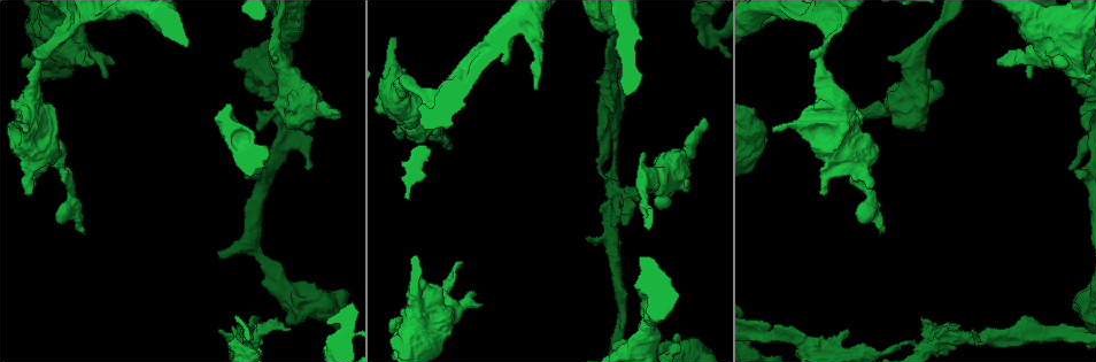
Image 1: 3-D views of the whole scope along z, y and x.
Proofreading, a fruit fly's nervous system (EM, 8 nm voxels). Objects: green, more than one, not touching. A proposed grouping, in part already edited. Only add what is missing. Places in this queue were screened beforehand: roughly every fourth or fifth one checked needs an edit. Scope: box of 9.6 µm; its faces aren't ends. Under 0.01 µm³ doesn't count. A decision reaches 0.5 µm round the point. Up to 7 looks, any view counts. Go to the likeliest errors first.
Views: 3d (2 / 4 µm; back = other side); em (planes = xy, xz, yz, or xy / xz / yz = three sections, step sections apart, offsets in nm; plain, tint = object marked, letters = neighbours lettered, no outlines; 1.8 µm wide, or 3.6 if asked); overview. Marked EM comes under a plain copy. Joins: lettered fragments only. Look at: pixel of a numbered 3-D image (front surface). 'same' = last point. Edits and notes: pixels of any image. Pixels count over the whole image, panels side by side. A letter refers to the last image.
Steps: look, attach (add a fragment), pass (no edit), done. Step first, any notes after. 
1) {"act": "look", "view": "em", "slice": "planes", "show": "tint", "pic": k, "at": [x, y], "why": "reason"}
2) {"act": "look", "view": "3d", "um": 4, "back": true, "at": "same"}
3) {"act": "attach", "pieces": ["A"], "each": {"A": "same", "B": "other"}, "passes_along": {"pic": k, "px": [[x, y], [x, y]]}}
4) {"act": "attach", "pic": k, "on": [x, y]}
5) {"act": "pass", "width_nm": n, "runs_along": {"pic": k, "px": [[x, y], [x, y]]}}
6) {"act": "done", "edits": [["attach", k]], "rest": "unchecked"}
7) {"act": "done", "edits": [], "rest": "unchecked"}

{"act": "look", "view": "3d", "um": 2, "back": true, "pic": 1, "at": [107, 76], "why": "branch stops here"}

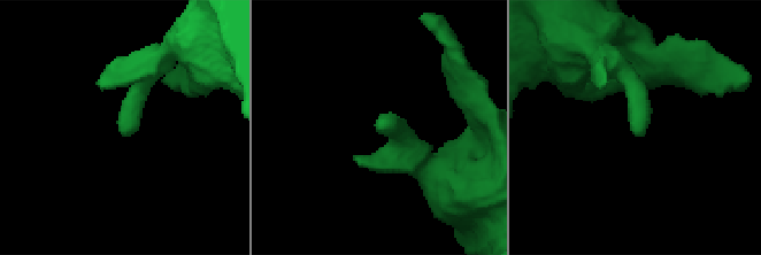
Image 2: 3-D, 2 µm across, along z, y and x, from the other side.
{"act": "look", "view": "em", "um": 3.6, "slice": "planes", "show": "letters", "pic": 2, "at": [127, 136], "why": "now the EM"}

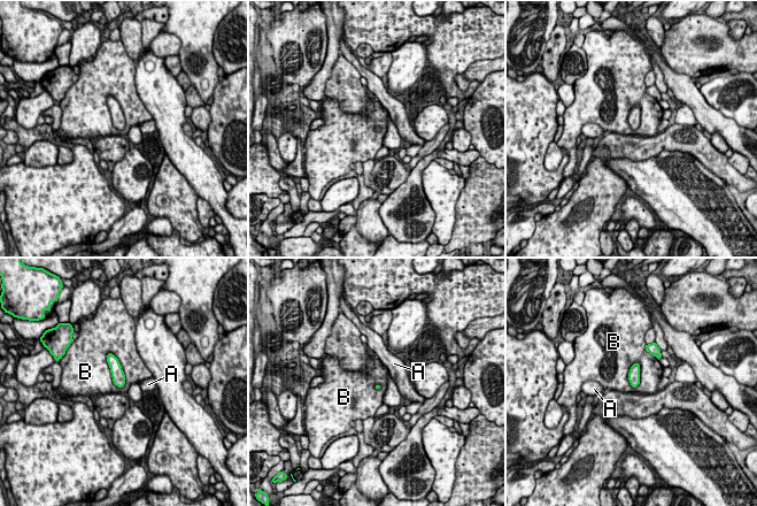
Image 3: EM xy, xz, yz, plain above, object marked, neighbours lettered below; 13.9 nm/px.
{"act": "pass", "each": {"A": "other", "B": "other"}, "border": {"pic": 3, "px": [[109, 352], [123, 372], [122, 388]]}, "found": "none of them fits"}

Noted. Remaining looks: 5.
{"act": "look", "view": "em", "slice": "planes", "show": "letters", "pic": 1, "at": [290, 330], "why": "an open end"}

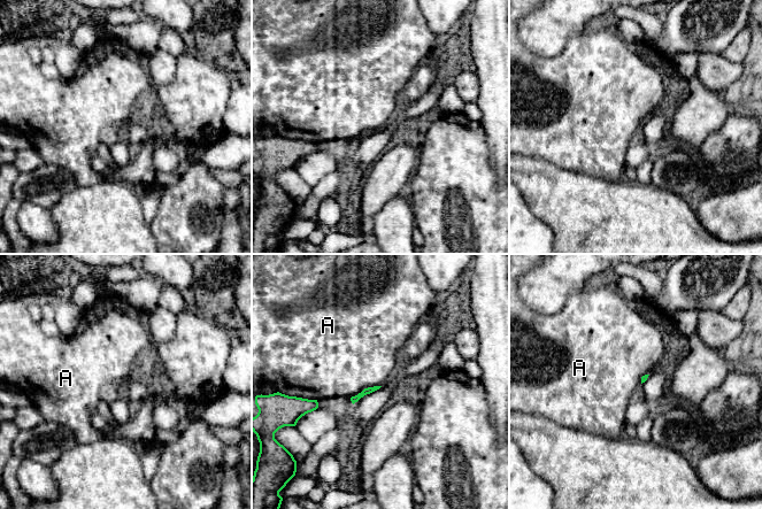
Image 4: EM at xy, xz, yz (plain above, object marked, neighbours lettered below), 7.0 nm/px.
{"act": "pass", "each": {"A": "other"}, "border": {"pic": 4, "px": [[380, 385], [364, 387], [351, 398]]}, "found": "no lettered fragment goes on from it"}

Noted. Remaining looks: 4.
{"act": "look", "view": "em", "um": 3.6, "slice": "planes", "show": "letters", "pic": 1, "at": [848, 332], "why": "free end"}

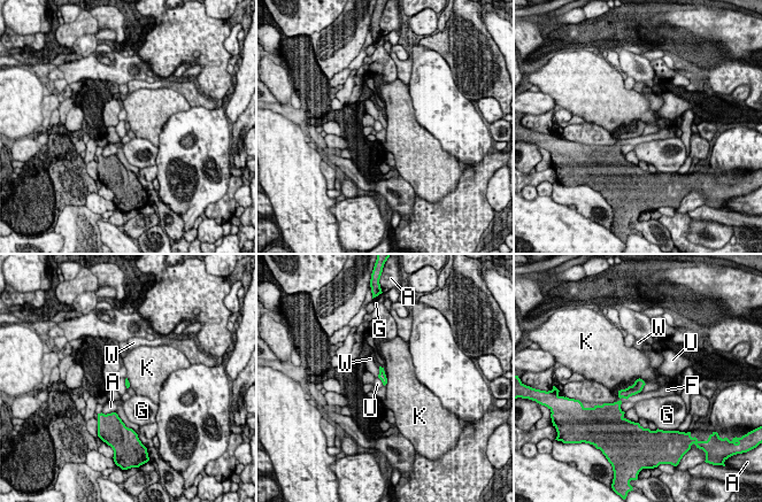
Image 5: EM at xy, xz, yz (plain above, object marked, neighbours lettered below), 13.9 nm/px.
{"act": "pass", "each": {"A": "other", "F": "other", "G": "other", "K": "other", "U": "other", "W": "other"}, "border": {"pic": 5, "px": [[645, 381], [638, 378], [629, 386]]}, "found": "none of them fits"}

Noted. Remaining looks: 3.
{"act": "done", "edits": [], "rest": "unchecked"}

